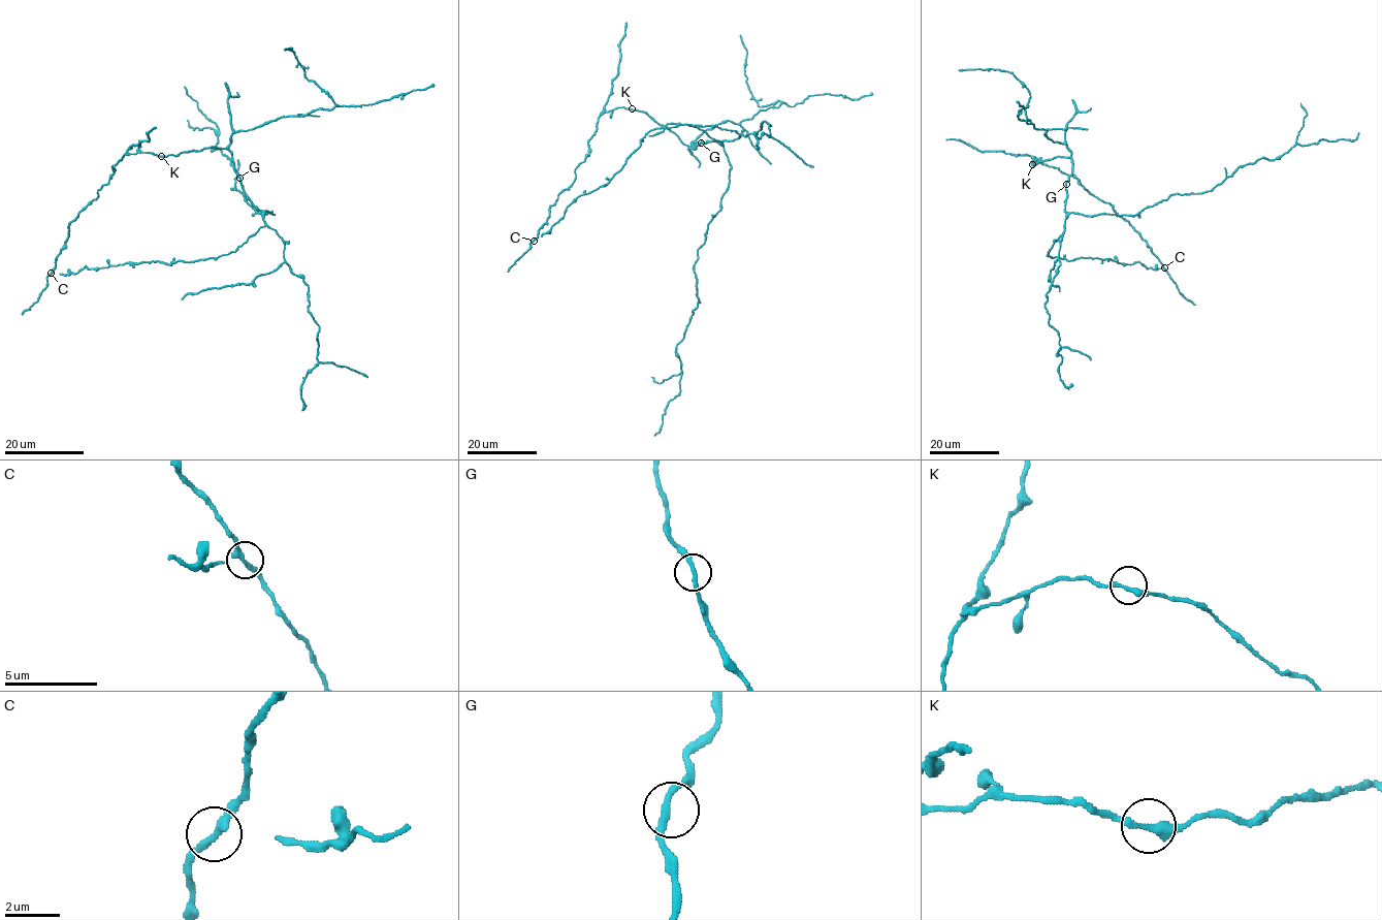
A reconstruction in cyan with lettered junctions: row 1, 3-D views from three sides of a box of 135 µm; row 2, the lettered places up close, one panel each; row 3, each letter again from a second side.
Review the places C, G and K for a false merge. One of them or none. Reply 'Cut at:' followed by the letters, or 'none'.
Cut at: C

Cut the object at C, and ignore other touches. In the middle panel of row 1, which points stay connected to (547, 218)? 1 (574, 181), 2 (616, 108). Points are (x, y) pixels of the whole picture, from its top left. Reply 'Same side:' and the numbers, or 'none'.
Same side: 1

